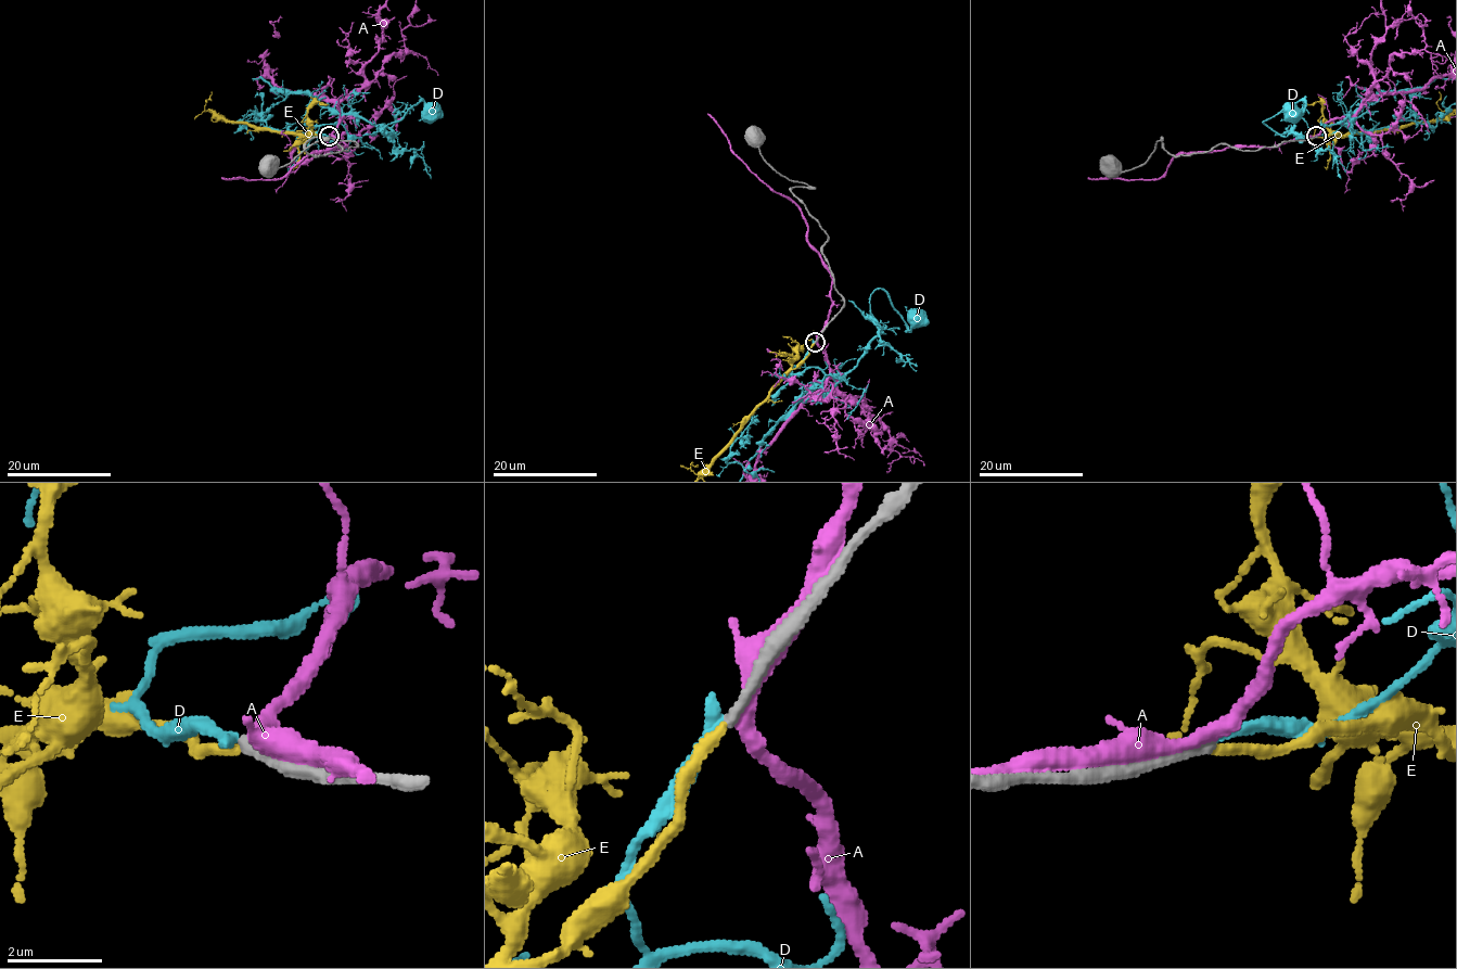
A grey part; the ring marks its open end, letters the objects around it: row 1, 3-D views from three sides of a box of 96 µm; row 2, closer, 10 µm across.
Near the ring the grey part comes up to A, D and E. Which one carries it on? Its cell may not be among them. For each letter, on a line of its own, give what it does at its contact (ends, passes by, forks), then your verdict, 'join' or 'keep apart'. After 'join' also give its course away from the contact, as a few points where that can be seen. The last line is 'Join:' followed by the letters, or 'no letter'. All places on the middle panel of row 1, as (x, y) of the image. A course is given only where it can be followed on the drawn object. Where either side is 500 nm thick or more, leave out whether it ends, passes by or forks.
A: it forks | keep apart
D: it ends | keep apart
E: it ends | keep apart
Join: no letter

